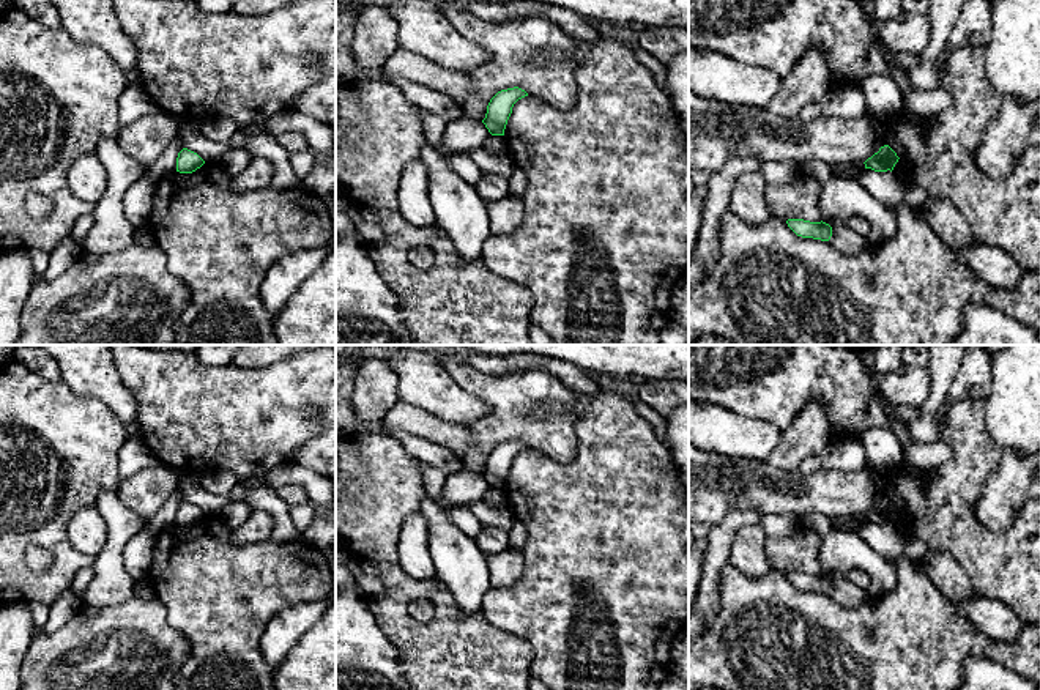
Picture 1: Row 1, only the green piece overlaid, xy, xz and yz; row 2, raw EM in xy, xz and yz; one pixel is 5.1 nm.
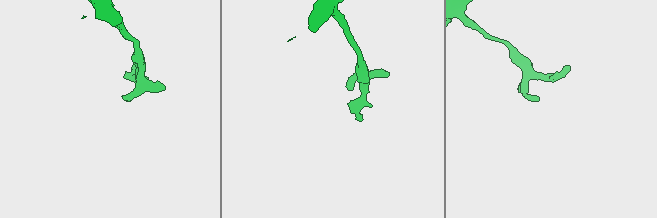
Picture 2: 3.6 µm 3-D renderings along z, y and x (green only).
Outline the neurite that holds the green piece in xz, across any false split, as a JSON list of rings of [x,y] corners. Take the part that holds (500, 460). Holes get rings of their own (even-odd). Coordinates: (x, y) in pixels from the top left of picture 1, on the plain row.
[[[518,440],[498,444],[487,458],[487,466],[482,476],[492,488],[504,488],[507,473],[512,466],[514,457],[528,449],[528,446]]]

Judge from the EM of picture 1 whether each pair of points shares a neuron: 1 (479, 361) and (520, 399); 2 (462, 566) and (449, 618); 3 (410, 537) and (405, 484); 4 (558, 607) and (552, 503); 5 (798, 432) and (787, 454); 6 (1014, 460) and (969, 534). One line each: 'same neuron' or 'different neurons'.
1: different neurons
2: different neurons
3: different neurons
4: same neuron
5: same neuron
6: different neurons

